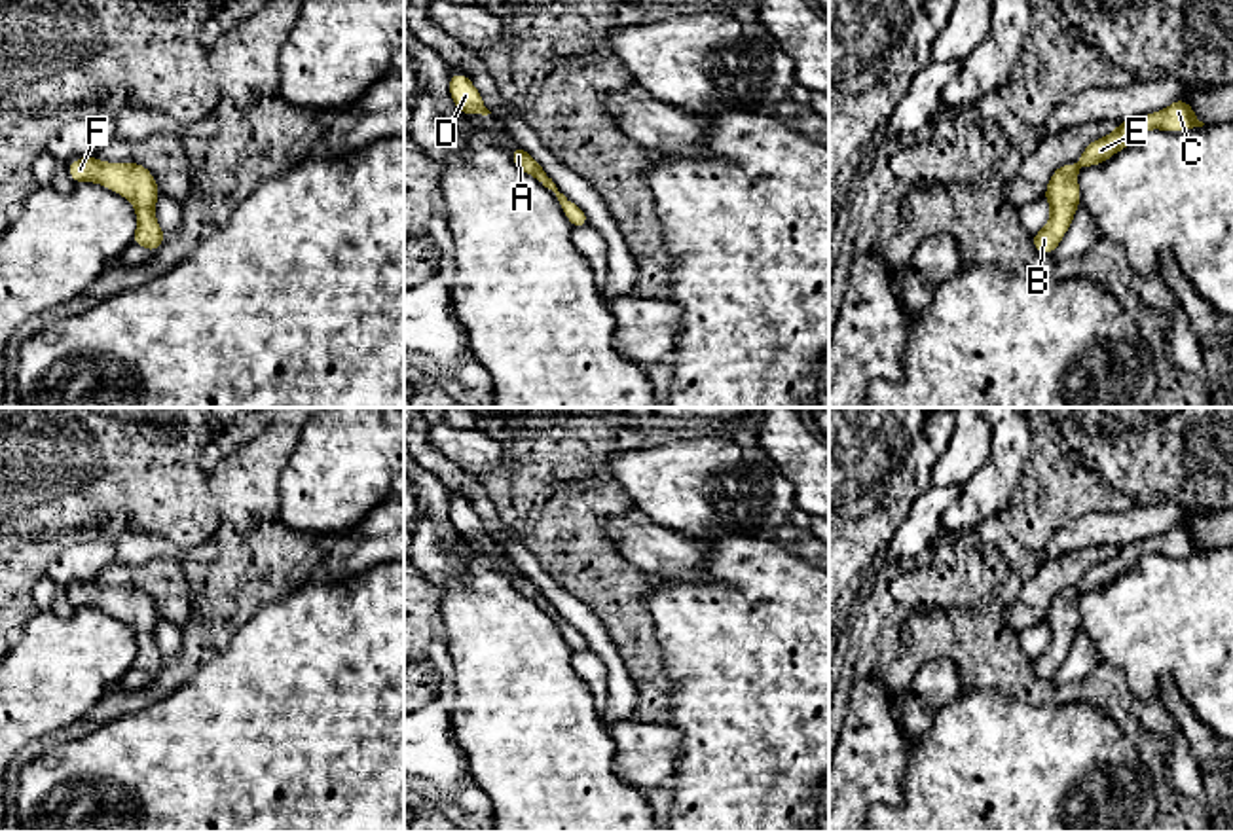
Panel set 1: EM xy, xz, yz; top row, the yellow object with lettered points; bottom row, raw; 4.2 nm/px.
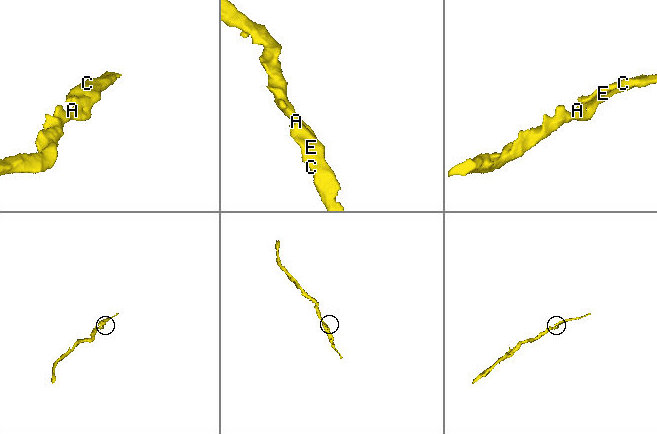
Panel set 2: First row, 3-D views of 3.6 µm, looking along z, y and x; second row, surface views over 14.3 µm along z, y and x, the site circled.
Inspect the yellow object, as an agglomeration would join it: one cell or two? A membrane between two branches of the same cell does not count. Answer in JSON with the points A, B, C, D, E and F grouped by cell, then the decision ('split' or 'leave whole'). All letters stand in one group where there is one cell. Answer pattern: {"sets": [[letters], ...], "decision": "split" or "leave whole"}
{"sets": [["A", "B", "C", "D", "E", "F"]], "decision": "leave whole"}

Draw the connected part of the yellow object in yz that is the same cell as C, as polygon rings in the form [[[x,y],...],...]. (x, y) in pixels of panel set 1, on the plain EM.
[[[1180,523],[1161,536],[1127,544],[1119,548],[1112,559],[1093,565],[1083,574],[1076,589],[1060,589],[1053,597],[1043,620],[1043,624],[1051,629],[1051,642],[1040,658],[1032,660],[1034,673],[1040,678],[1053,678],[1068,656],[1079,631],[1079,591],[1091,591],[1110,584],[1115,576],[1127,572],[1140,557],[1148,553],[1189,555],[1203,550],[1205,548],[1195,542],[1193,533]]]

